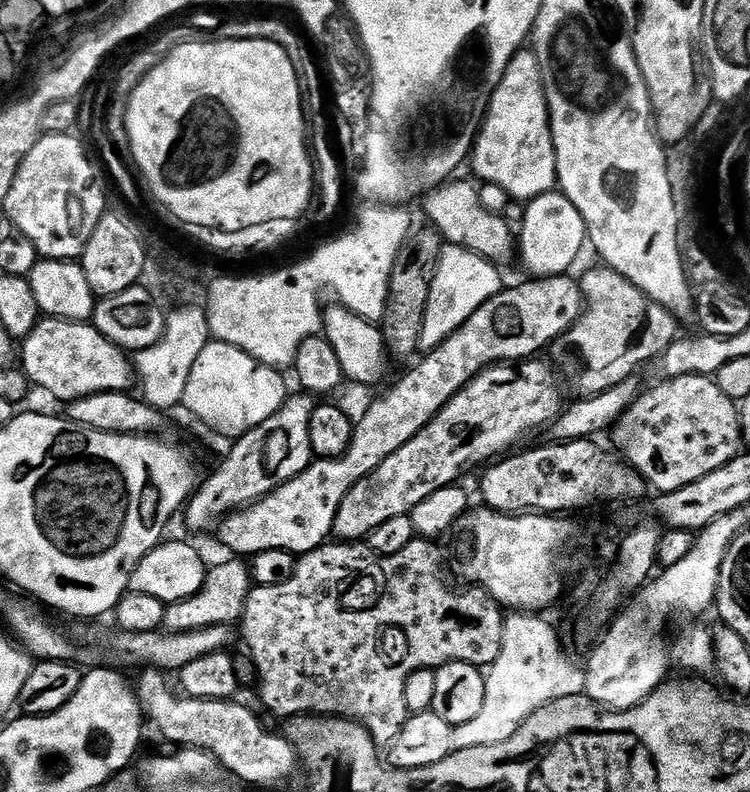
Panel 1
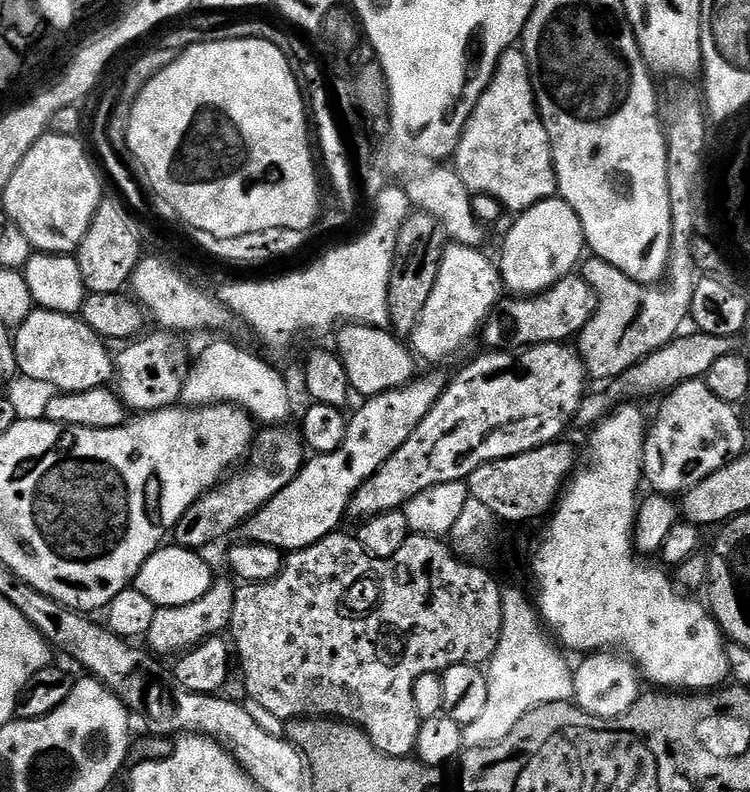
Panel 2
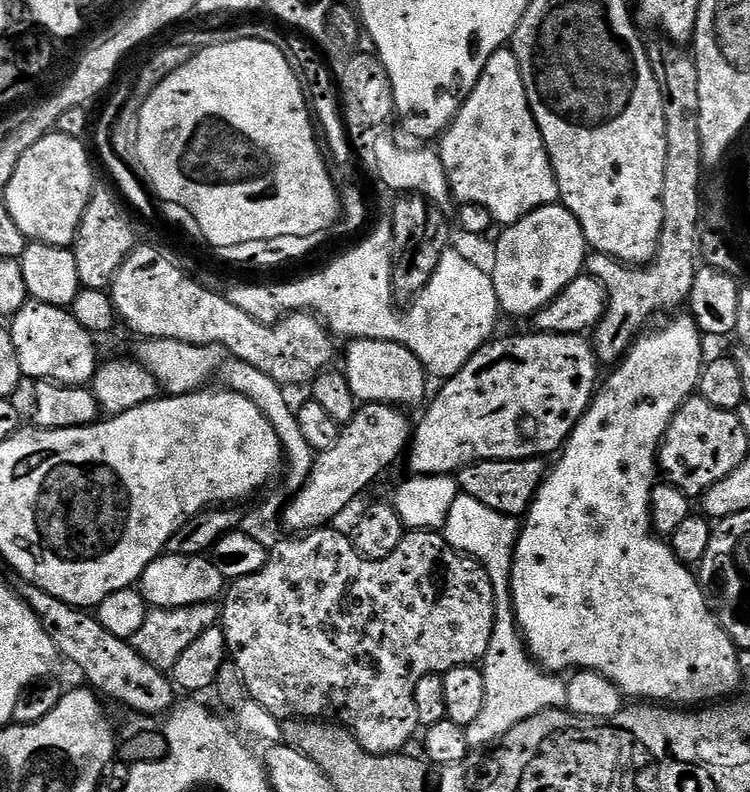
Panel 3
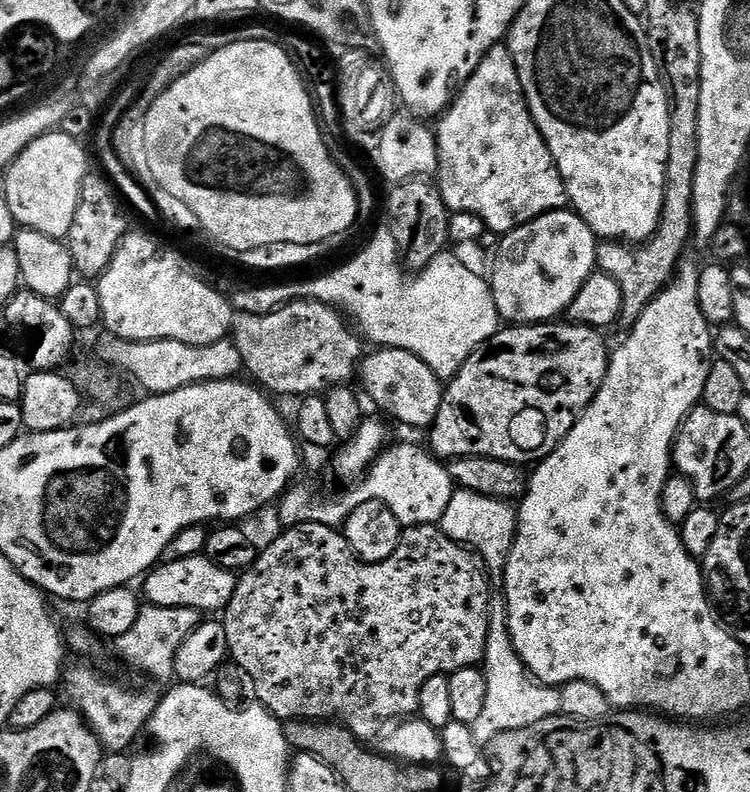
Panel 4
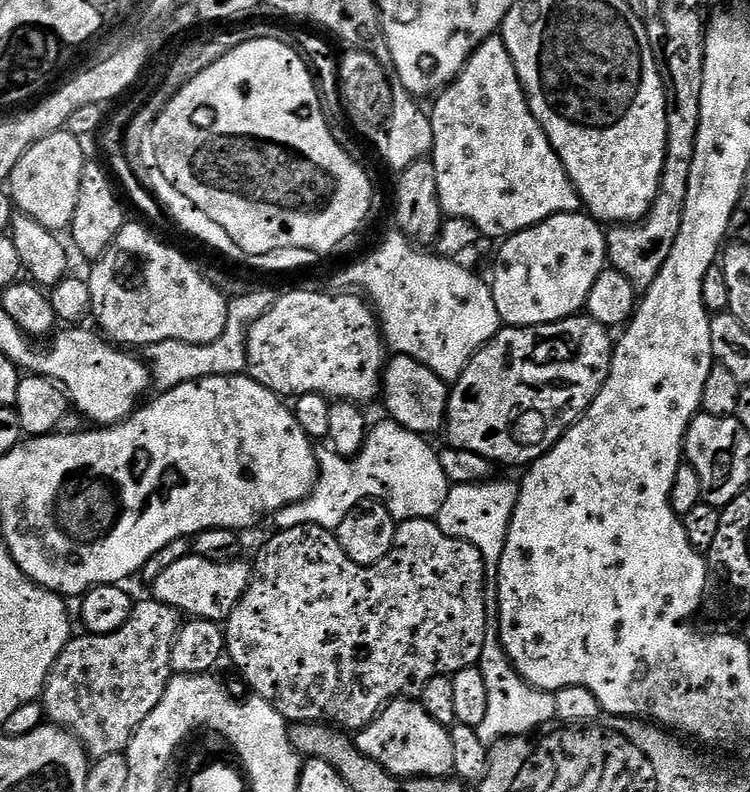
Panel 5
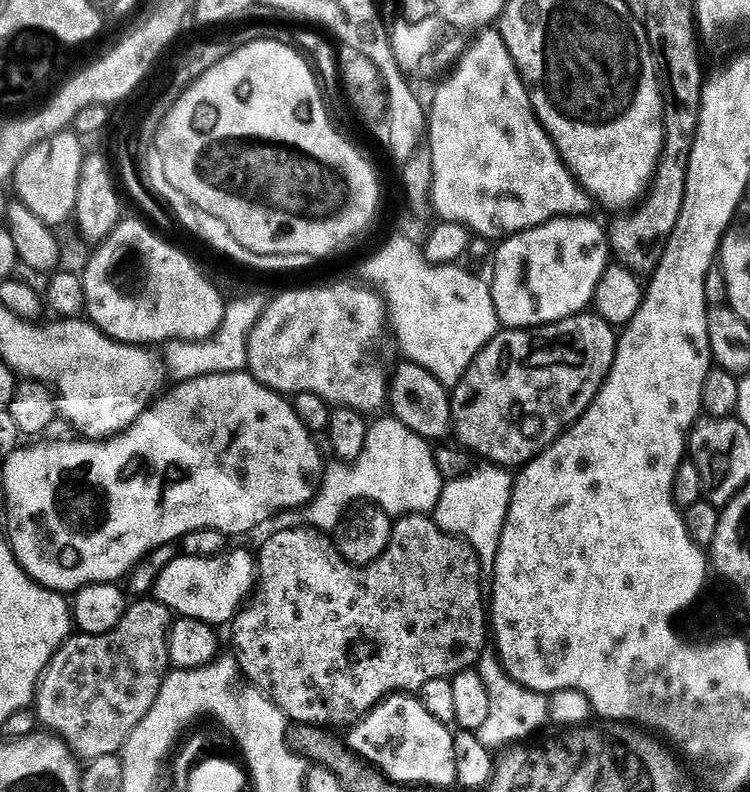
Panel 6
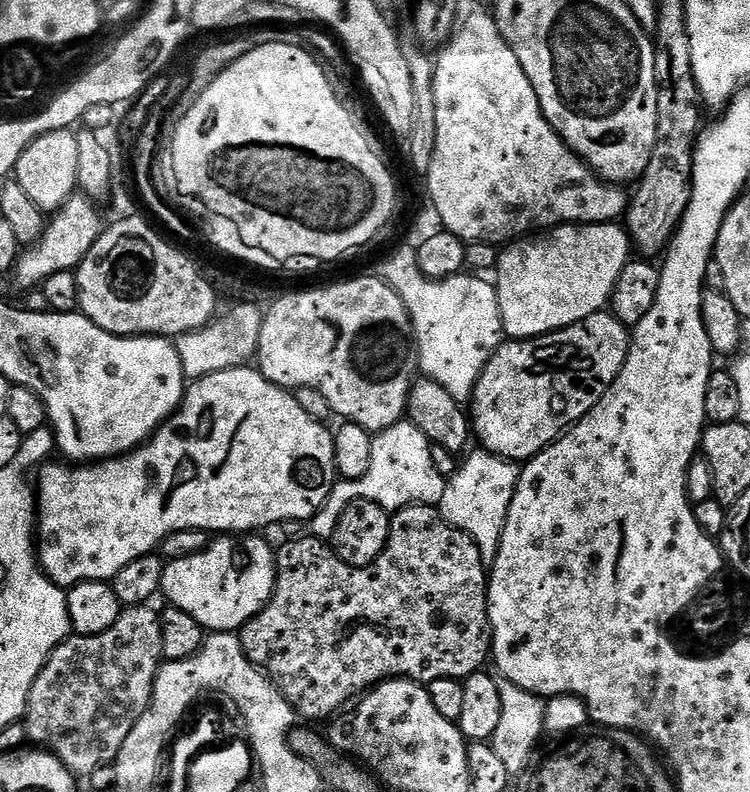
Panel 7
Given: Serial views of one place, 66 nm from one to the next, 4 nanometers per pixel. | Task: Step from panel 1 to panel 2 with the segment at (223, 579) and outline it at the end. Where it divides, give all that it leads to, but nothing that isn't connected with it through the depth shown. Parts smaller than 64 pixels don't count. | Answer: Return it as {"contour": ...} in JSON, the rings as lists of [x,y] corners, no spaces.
{"contour":[[[217,579],[210,590],[206,590],[202,598],[198,598],[198,602],[190,602],[186,606],[157,608],[146,637],[146,644],[149,644],[147,647],[161,657],[168,656],[171,652],[183,654],[202,641],[209,640],[211,636],[221,635],[231,625],[236,597],[237,585],[231,579],[228,580]]]}

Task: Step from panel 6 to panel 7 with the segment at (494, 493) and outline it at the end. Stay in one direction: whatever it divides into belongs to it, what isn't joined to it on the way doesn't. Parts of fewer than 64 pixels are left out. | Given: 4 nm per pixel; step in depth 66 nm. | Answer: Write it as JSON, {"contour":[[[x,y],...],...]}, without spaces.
{"contour":[[[469,451],[463,457],[464,464],[462,460],[453,476],[447,477],[438,511],[445,522],[470,537],[474,546],[478,546],[478,554],[482,554],[482,562],[485,566],[491,566],[498,554],[506,514],[510,510],[521,469],[501,456],[495,456],[493,452],[475,451]]]}

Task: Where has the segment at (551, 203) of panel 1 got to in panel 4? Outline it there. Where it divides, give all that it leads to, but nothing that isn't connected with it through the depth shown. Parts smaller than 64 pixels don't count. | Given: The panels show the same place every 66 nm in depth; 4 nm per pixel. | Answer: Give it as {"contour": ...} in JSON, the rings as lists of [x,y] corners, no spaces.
{"contour":[[[572,210],[547,212],[512,232],[499,237],[496,252],[500,260],[492,264],[492,297],[501,321],[513,325],[543,324],[567,311],[578,290],[597,271],[598,237],[584,219]]]}

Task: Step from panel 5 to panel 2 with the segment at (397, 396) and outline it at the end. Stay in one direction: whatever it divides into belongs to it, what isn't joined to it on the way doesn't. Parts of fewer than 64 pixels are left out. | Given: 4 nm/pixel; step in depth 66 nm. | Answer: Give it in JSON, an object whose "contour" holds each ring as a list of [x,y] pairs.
{"contour":[[[345,323],[335,336],[334,348],[341,362],[346,366],[346,378],[350,382],[353,393],[361,392],[361,397],[377,396],[383,392],[401,388],[403,384],[410,383],[417,375],[417,361],[409,345],[387,327]]]}

